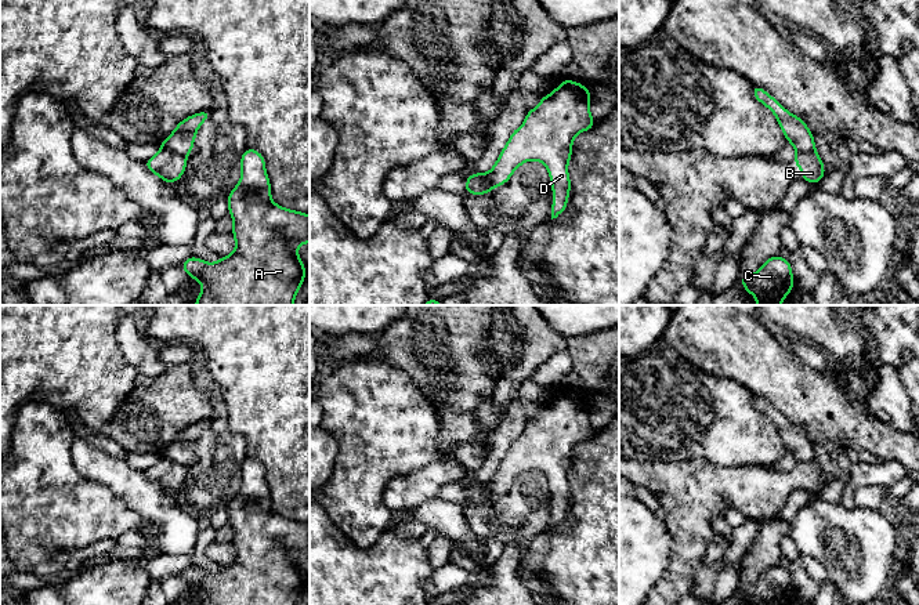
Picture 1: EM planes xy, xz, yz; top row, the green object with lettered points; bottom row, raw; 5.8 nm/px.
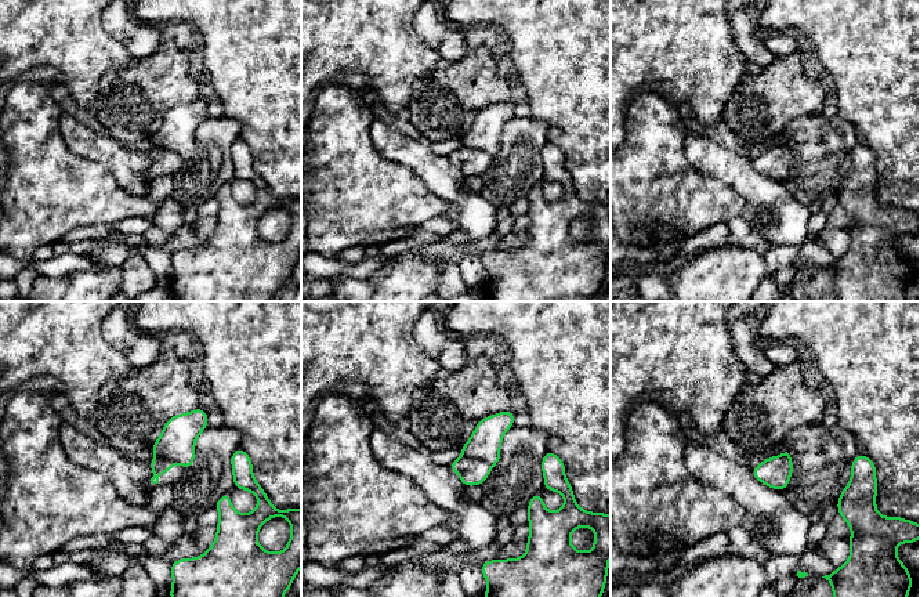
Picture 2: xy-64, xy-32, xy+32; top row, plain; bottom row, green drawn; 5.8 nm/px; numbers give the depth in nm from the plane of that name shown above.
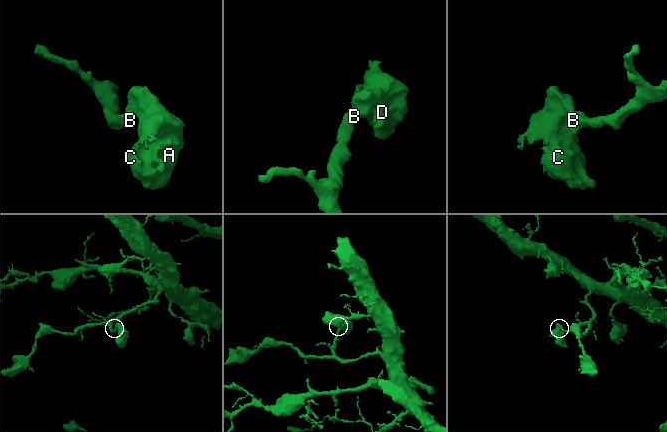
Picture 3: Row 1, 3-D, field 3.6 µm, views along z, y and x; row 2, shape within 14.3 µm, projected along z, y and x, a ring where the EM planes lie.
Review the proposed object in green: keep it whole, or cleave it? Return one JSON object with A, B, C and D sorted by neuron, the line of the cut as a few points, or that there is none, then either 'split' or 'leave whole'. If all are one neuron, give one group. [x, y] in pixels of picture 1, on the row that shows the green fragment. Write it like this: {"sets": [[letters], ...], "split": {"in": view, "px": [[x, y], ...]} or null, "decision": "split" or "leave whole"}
{"sets": [["A", "C", "D"], ["B"]], "split": {"in": "xy", "px": [[160, 147], [185, 156]]}, "decision": "split"}

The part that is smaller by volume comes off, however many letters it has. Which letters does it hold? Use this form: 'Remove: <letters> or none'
Remove: A, C, D

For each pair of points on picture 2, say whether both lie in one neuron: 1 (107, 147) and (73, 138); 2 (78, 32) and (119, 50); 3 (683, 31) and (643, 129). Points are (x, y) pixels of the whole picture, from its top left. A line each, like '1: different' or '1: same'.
1: same
2: same
3: different

